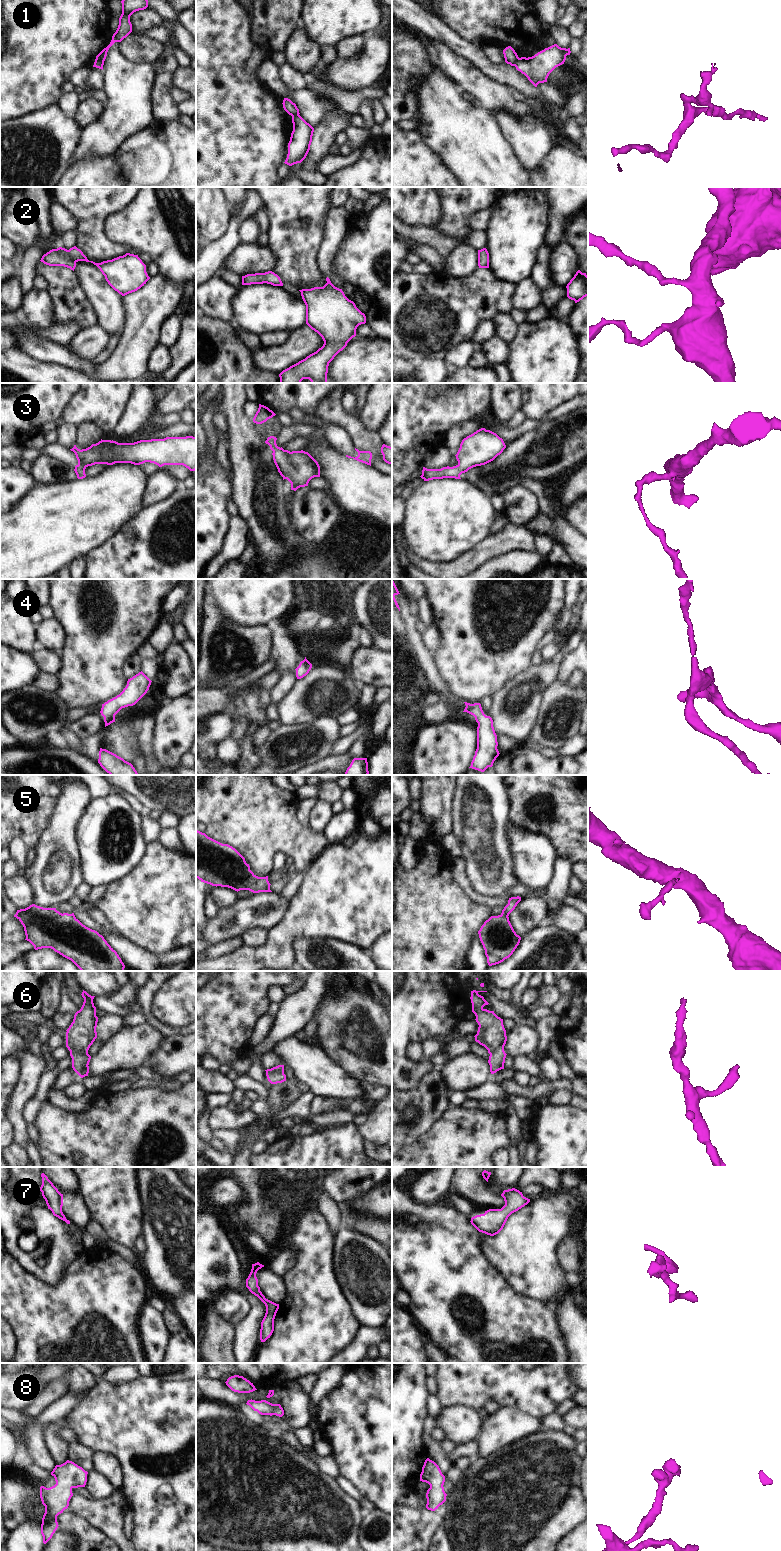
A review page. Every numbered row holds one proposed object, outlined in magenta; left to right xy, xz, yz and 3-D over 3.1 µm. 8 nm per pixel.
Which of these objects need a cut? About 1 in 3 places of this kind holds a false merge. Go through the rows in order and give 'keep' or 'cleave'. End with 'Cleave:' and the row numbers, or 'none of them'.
1: cleave
2: keep
3: keep
4: keep
5: cleave
6: keep
7: keep
8: keep
Cleave: 1, 5

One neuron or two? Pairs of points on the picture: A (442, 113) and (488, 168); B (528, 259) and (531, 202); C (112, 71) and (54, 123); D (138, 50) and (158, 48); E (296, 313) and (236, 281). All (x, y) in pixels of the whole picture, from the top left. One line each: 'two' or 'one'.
A: one
B: one
C: two
D: one
E: two

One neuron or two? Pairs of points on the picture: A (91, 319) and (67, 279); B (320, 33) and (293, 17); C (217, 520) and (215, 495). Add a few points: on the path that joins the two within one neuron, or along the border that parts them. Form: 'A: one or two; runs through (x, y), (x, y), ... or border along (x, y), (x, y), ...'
A: one; runs through (80, 312), (68, 300), (67, 290)
B: two; border along (304, 10), (301, 24)
C: one; runs through (215, 514), (215, 501)

